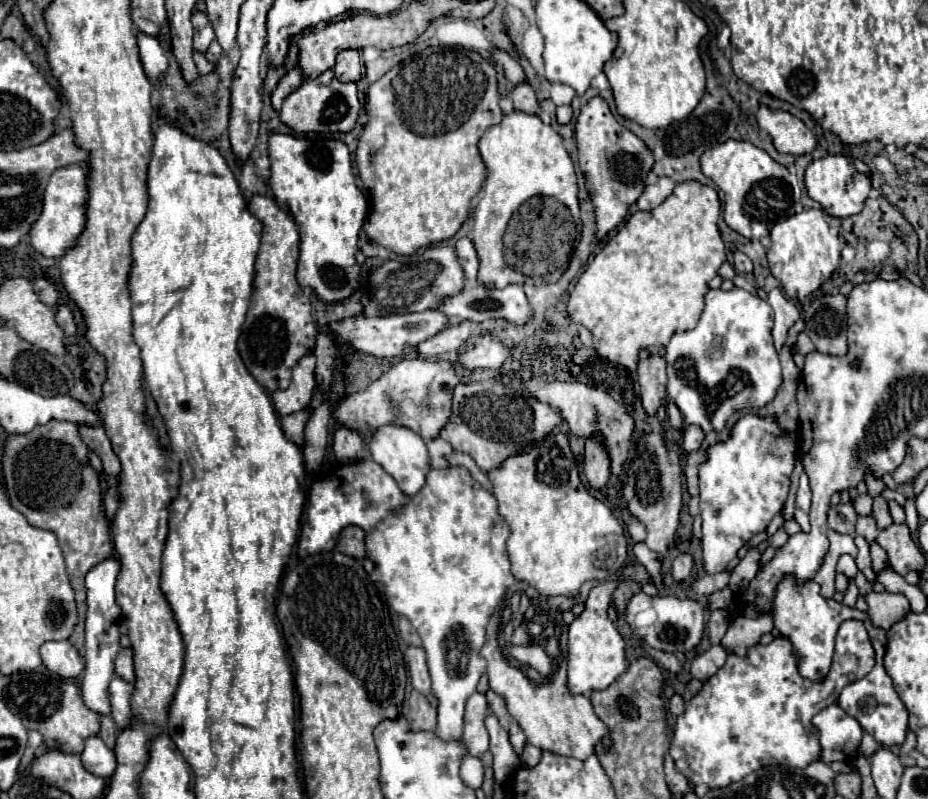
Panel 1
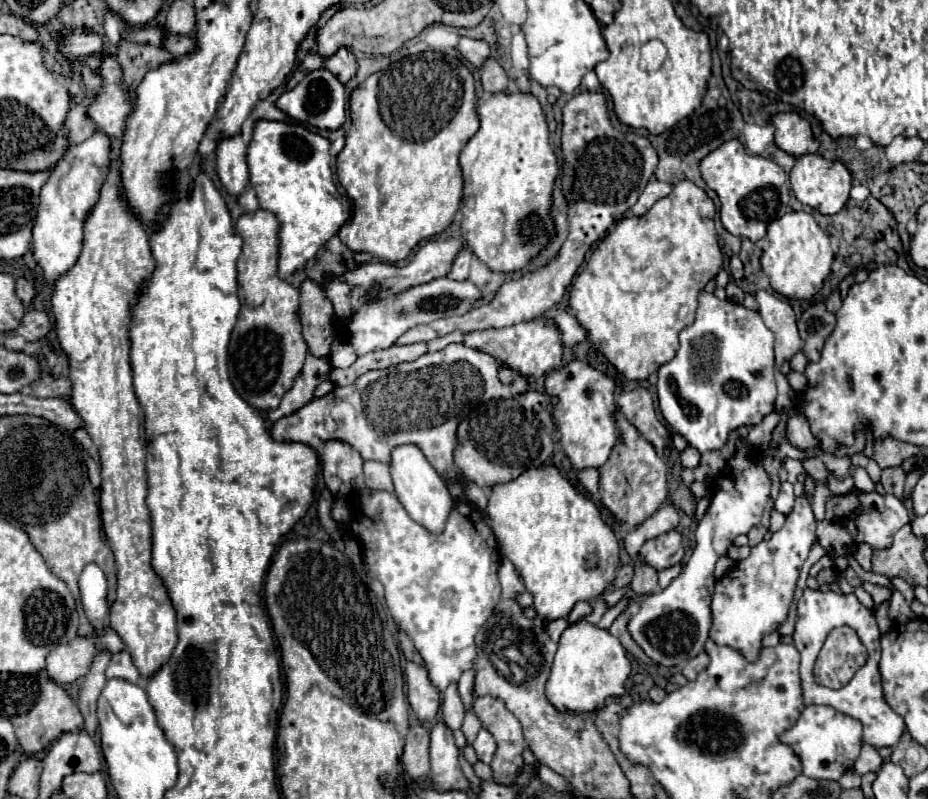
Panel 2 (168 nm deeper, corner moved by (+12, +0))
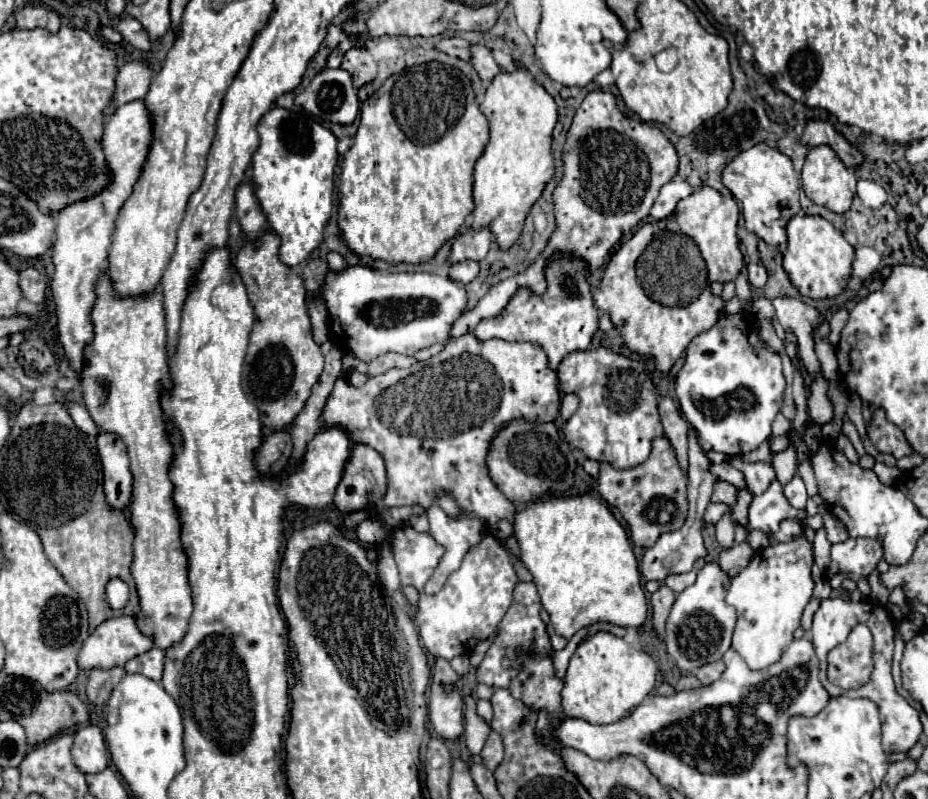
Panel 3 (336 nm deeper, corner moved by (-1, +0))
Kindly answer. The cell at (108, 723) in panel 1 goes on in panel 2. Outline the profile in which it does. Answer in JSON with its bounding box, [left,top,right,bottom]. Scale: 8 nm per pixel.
[78,651,110,735]

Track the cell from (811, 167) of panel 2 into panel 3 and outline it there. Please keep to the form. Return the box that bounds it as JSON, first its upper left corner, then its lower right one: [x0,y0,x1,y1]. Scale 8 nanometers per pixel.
[801,145,857,213]

